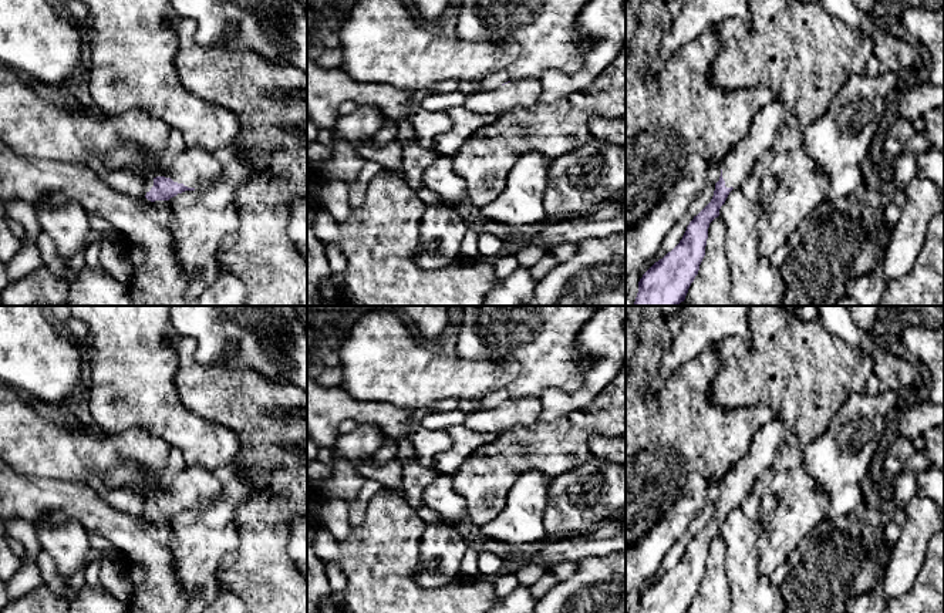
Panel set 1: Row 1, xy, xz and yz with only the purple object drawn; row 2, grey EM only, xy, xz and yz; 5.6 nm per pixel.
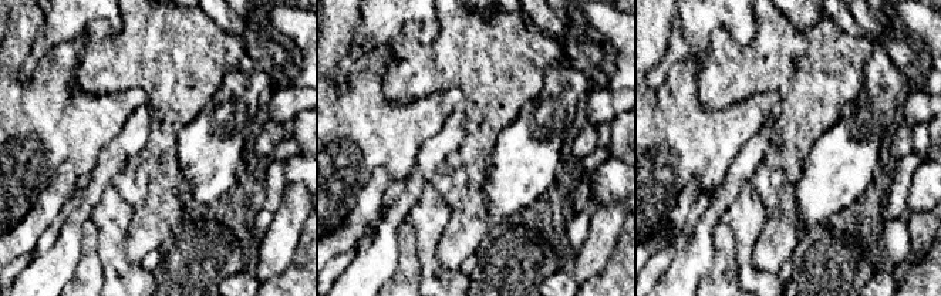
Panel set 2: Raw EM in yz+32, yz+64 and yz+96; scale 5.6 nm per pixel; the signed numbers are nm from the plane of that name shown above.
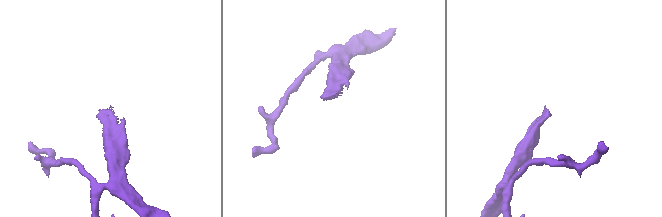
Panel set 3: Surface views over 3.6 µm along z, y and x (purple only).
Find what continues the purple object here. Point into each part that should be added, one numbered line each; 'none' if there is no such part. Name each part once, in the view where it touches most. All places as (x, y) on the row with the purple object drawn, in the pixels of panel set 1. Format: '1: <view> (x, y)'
1: xy (196, 168)

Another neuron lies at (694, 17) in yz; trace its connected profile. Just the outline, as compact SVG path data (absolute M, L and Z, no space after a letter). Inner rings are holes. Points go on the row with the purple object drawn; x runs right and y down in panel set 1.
M682 0L648 73L657 74L678 48L697 40L707 28L715 26L718 21L731 17L749 26L749 0Z

